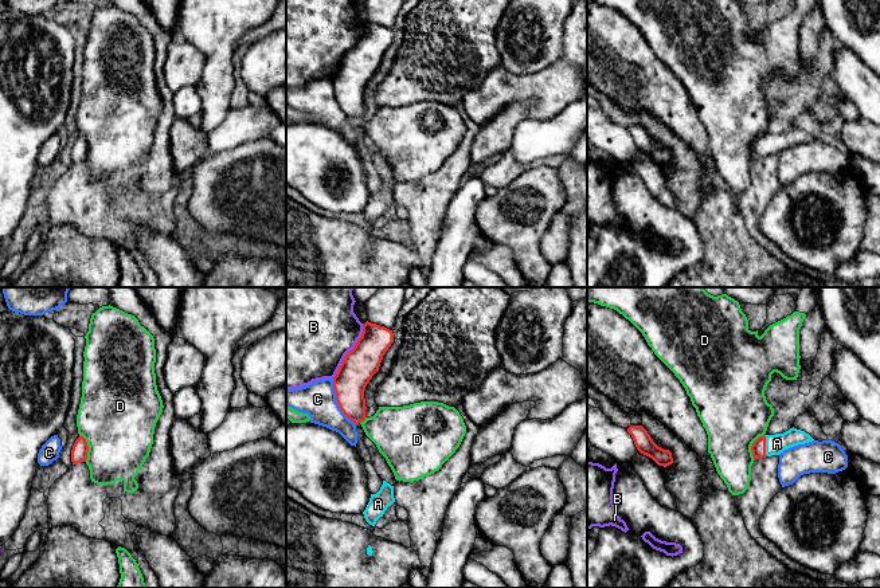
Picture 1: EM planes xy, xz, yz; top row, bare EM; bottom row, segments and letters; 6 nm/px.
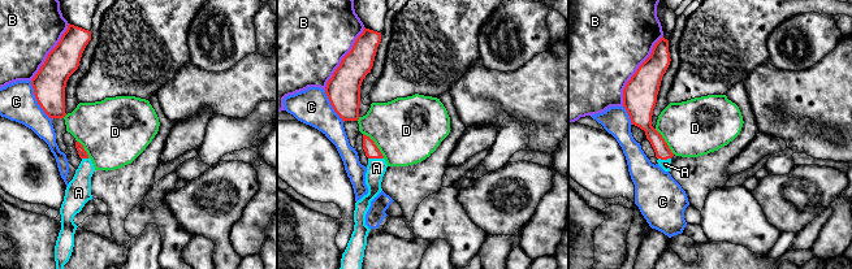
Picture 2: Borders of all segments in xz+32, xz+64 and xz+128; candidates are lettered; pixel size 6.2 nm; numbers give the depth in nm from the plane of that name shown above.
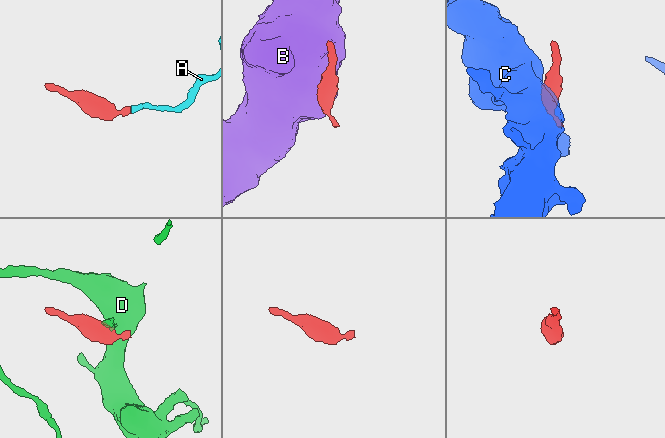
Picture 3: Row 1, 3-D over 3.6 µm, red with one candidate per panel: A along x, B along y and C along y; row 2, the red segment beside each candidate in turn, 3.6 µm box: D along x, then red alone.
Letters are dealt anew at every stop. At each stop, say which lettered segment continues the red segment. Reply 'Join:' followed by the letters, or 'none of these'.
Join: A

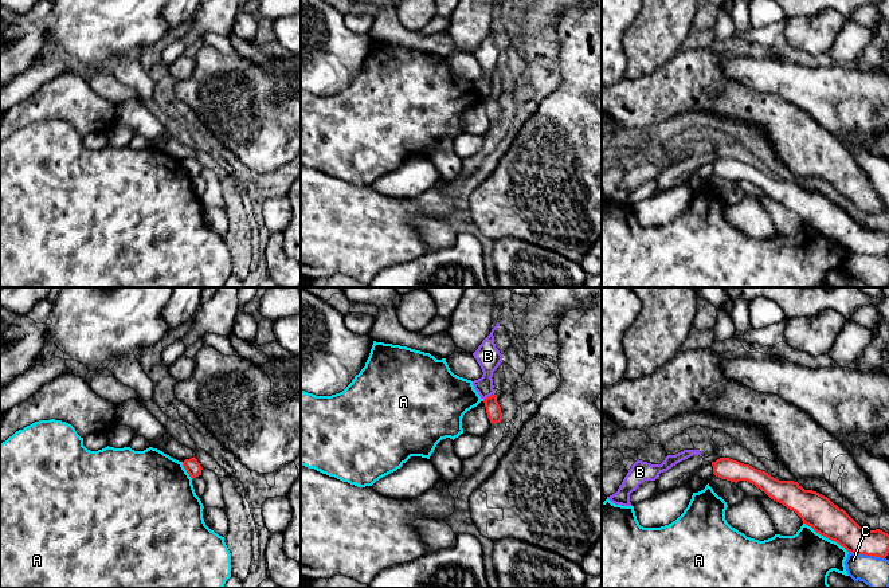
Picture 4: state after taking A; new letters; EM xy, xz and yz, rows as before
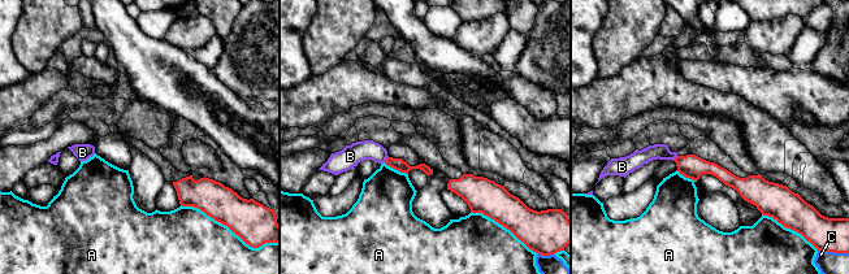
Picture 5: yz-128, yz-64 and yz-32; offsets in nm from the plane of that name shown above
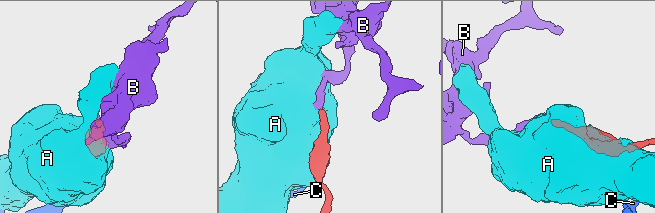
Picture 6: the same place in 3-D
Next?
Join: none of these

